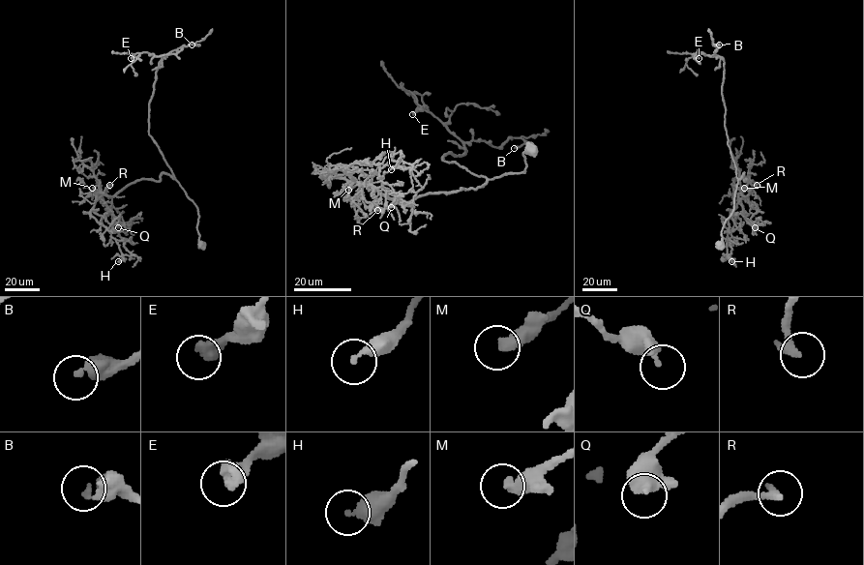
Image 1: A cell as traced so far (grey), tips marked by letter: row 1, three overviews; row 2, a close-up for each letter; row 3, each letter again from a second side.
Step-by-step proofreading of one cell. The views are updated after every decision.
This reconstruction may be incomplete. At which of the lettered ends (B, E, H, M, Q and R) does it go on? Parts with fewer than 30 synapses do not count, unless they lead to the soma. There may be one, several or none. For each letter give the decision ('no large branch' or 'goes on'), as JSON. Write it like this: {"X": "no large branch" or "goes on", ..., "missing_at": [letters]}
{"B": "no large branch", "E": "no large branch", "H": "no large branch", "M": "no large branch", "Q": "no large branch", "R": "goes on", "missing_at": ["R"]}

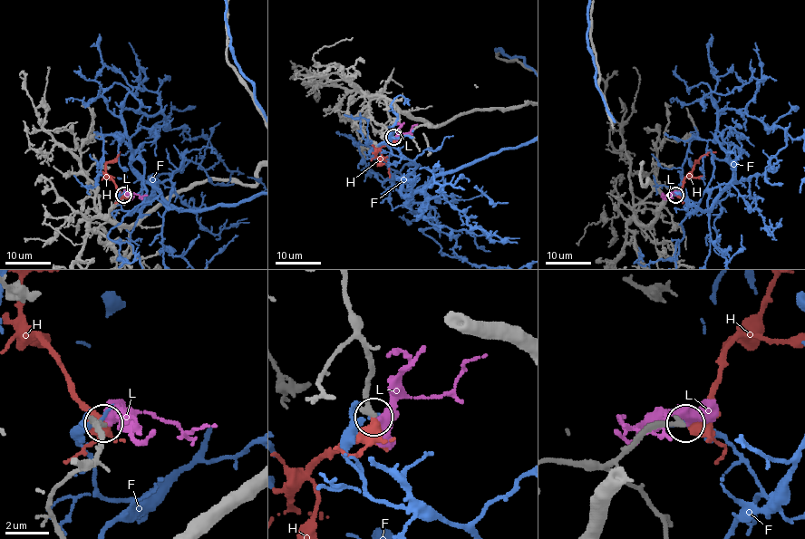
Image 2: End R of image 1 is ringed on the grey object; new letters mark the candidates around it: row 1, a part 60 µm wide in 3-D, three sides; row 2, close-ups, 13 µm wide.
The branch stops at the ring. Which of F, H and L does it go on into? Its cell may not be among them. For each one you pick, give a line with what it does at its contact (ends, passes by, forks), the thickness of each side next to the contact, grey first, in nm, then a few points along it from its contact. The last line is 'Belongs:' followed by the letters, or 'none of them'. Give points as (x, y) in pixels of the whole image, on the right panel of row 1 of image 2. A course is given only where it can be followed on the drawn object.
H: it ends; calibres 320 and 550 nm; course (675, 195), (679, 193), (693, 166), (703, 156), (715, 152)
Belongs: H

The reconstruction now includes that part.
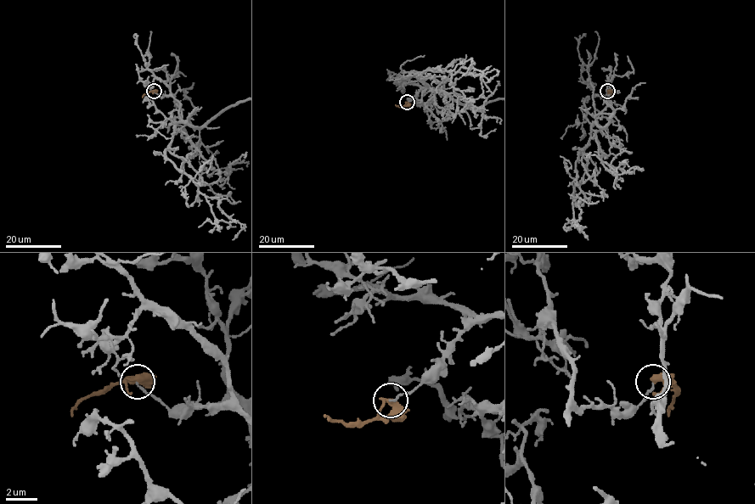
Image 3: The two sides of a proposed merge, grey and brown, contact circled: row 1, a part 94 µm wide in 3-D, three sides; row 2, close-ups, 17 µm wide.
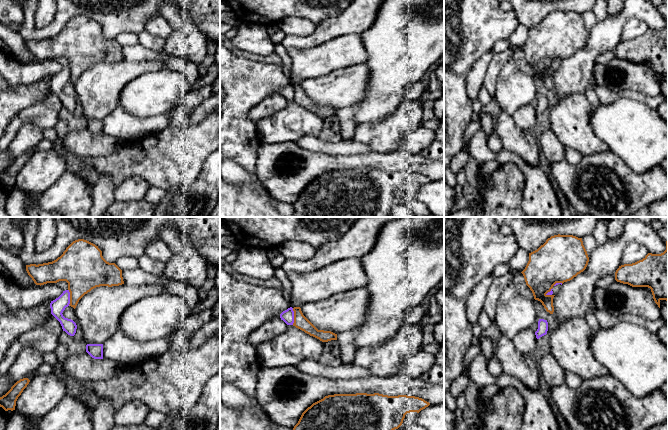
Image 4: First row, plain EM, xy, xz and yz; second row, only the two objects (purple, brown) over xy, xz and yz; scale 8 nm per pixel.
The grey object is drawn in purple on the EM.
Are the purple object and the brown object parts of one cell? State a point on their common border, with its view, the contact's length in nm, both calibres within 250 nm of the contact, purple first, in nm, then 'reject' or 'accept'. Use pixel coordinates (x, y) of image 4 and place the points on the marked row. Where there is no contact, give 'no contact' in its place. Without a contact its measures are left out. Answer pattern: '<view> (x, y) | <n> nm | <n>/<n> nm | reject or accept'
xz (293, 316) | 140 nm | 100/110 nm | reject

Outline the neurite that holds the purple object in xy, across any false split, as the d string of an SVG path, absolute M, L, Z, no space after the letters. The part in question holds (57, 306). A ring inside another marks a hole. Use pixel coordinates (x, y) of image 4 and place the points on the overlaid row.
M65 290L58 298L51 301L50 308L51 314L60 322L63 331L65 331L70 336L74 336L77 329L76 323L71 319L65 318L62 314L69 304L70 292L69 290Z

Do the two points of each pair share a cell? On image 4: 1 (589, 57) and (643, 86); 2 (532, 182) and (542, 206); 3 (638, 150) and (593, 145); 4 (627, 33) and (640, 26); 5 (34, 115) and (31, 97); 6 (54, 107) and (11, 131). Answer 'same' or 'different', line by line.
1: different
2: same
3: different
4: same
5: different
6: same

